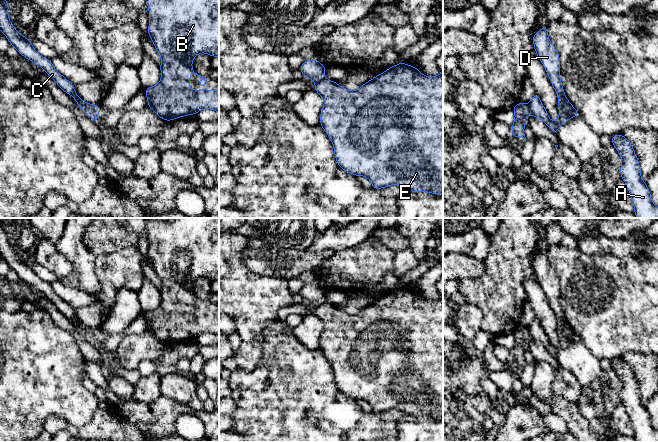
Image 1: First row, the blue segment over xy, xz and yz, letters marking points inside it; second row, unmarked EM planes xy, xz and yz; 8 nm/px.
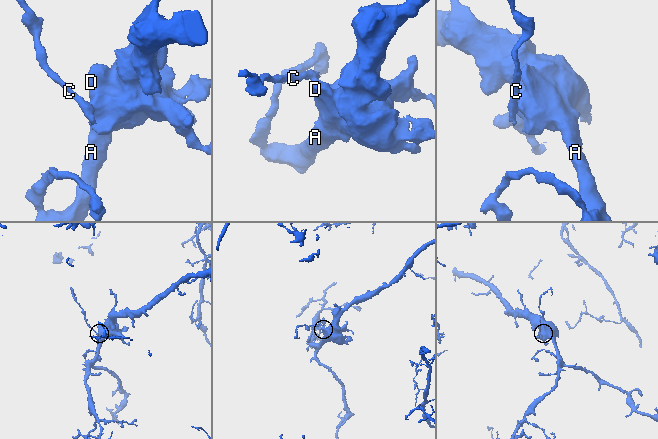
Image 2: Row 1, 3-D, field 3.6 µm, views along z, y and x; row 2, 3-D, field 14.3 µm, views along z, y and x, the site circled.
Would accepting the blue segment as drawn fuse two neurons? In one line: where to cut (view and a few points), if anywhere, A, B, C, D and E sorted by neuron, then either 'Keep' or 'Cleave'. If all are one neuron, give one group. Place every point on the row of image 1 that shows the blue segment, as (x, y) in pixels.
Split along yz (525, 105), (527, 113). Groups: A B D E / C. Cleave

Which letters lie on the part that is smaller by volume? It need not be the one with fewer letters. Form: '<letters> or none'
C

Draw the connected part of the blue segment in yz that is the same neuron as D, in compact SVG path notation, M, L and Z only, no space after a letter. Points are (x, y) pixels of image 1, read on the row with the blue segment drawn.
M544 25L533 35L534 50L543 64L551 84L558 96L559 116L557 121L549 119L546 108L542 105L539 95L534 93L533 97L526 105L527 114L530 114L543 121L549 129L557 135L561 125L573 117L580 116L579 112L566 98L563 85L560 79L560 56L557 49L552 45L548 36L547 25Z

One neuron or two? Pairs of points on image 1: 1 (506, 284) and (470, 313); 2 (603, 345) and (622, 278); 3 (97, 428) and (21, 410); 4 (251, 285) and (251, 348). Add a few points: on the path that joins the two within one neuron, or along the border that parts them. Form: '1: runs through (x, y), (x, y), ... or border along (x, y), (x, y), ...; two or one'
1: border along (466, 302), (475, 305), (481, 310), (481, 328); two
2: runs through (609, 328), (614, 308), (622, 300), (622, 295); one
3: border along (98, 405), (92, 418), (78, 429); two
4: runs through (251, 301), (251, 332); one

